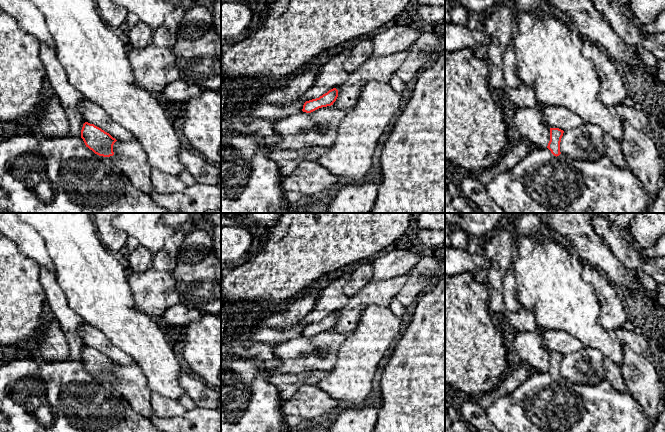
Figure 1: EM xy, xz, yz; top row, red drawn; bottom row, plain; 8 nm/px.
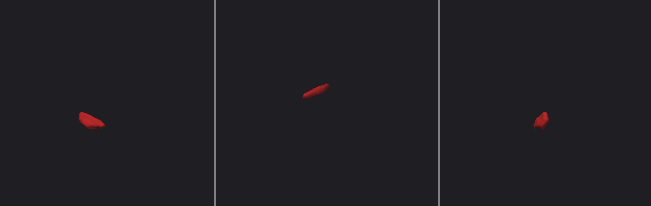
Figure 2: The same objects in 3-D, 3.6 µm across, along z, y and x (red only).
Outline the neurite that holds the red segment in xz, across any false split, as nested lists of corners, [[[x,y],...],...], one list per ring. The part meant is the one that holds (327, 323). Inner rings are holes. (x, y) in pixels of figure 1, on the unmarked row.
[[[408,273],[385,281],[372,281],[357,293],[346,307],[329,314],[319,322],[306,325],[302,335],[311,337],[327,330],[337,333],[353,331],[364,308],[370,305],[388,307],[393,300],[396,300],[407,278]]]

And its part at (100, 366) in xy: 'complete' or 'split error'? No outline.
split error

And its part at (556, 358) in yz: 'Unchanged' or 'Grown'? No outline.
Grown

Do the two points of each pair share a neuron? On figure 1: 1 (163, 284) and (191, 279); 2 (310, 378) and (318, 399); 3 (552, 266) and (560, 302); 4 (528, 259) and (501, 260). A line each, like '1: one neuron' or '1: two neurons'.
1: two neurons
2: two neurons
3: one neuron
4: two neurons

